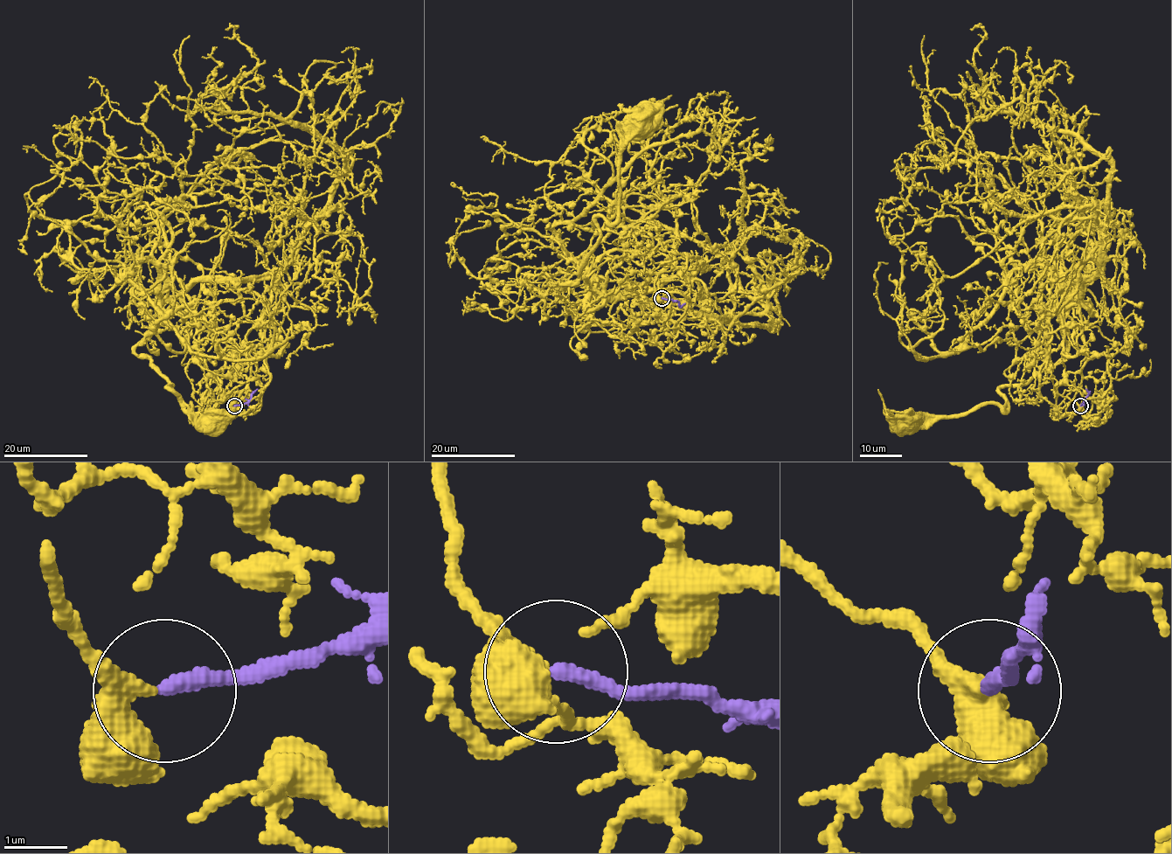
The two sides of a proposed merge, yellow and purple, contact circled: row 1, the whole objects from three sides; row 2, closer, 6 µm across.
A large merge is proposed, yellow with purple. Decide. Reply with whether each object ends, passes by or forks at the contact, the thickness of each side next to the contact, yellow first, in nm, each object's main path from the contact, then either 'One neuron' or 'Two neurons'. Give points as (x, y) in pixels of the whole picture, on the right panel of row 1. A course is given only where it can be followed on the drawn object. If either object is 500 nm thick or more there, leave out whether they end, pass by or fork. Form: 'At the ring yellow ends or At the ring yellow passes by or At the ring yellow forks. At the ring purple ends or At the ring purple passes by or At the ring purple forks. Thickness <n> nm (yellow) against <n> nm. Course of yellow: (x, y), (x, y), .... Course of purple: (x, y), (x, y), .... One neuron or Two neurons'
At the ring yellow passes by. At the ring purple ends. Thickness 340 nm (yellow) against 240 nm. Course of yellow: (1080, 406), (1056, 388), (1086, 352), (1069, 337), (1059, 285), (1064, 357), (1001, 386), (1002, 406), (905, 423). Course of purple: (1080, 406), (1087, 395), (1085, 388). One neuron

